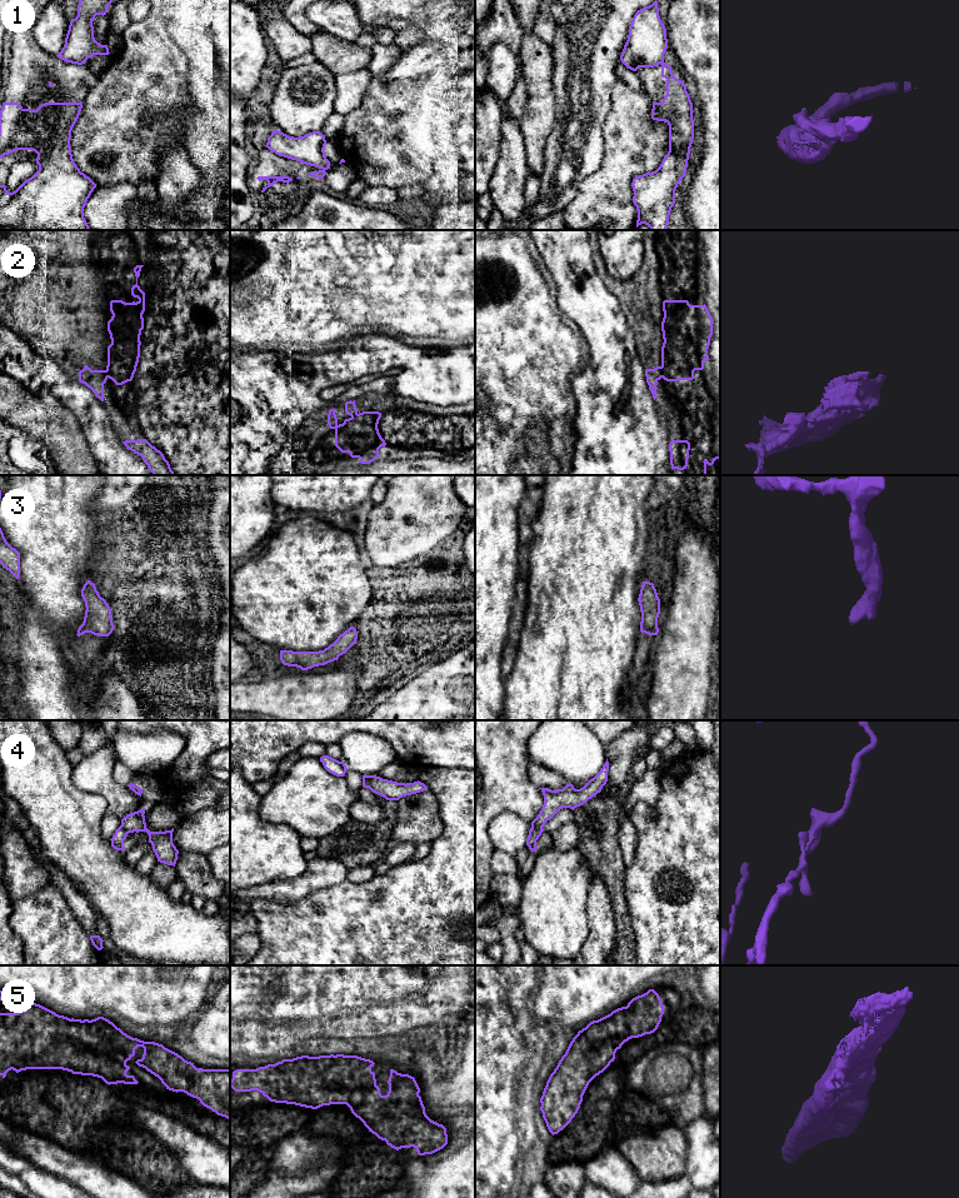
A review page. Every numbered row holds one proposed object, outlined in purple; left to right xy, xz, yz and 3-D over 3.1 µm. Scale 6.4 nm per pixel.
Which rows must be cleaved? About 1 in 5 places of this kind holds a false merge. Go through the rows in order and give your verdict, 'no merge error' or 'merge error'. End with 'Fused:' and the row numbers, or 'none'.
1: merge error
2: no merge error
3: no merge error
4: merge error
5: merge error
Fused: 1, 4, 5

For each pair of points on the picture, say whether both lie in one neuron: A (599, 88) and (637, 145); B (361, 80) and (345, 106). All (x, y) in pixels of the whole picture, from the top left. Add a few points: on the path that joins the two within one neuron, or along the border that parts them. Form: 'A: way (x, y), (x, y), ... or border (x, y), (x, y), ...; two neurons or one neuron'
A: border (620, 80), (612, 88), (604, 135); two neurons
B: way (355, 86), (346, 100); one neuron

